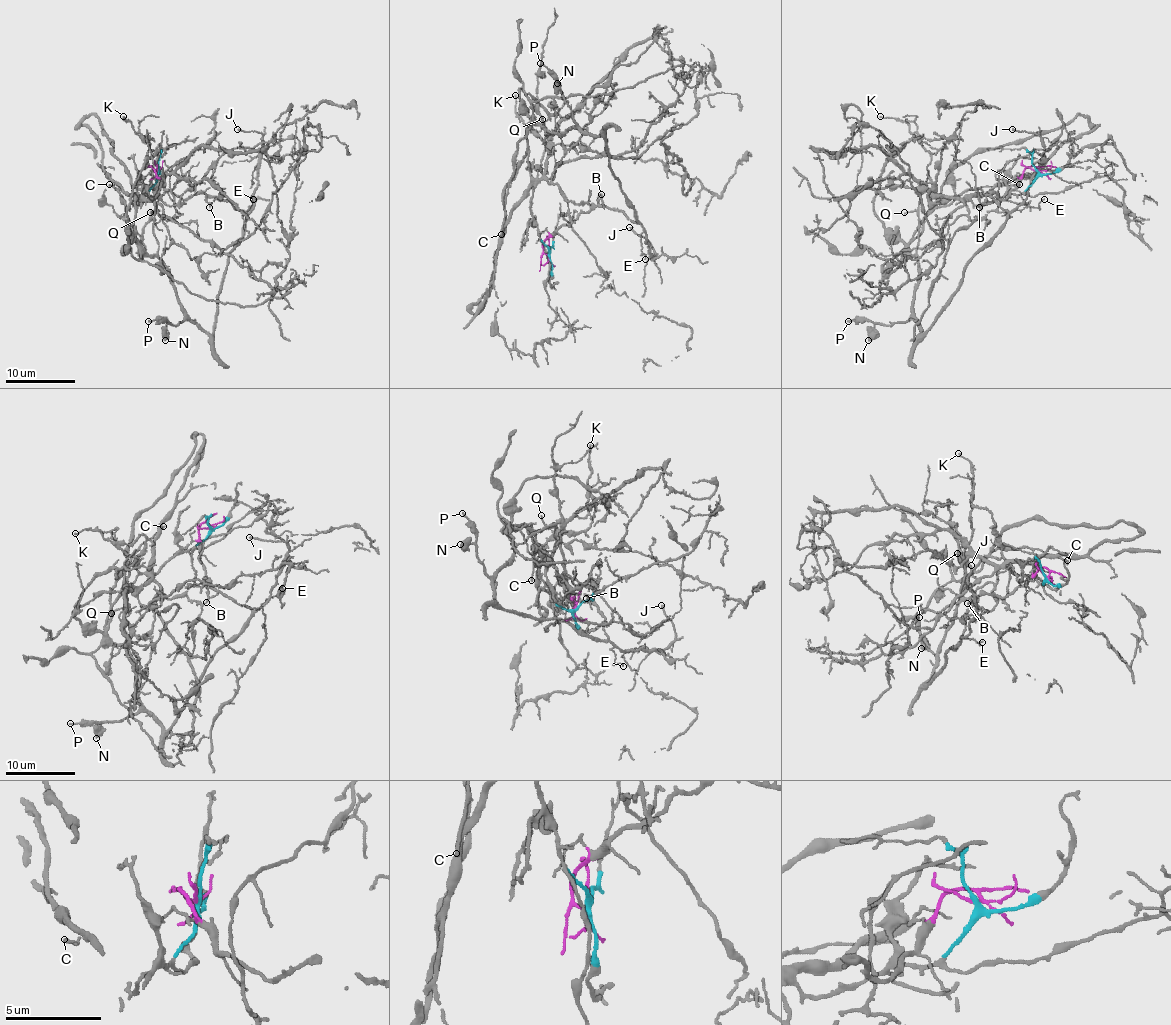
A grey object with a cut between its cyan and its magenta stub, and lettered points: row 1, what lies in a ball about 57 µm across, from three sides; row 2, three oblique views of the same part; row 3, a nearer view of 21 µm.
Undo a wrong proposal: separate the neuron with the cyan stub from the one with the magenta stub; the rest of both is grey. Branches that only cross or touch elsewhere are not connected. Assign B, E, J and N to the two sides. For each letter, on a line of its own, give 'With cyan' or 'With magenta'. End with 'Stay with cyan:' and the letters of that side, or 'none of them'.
B: With magenta
E: With magenta
J: With magenta
N: With magenta
Stay with cyan: none of them

